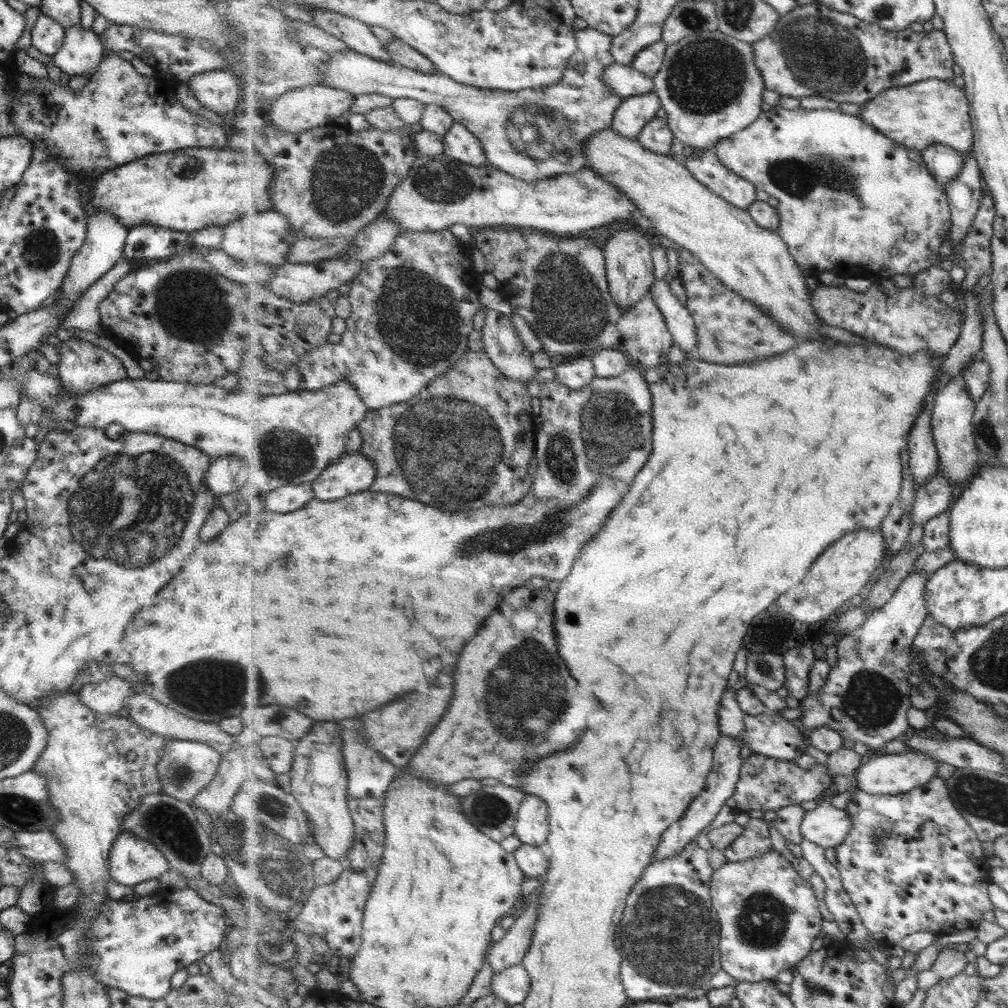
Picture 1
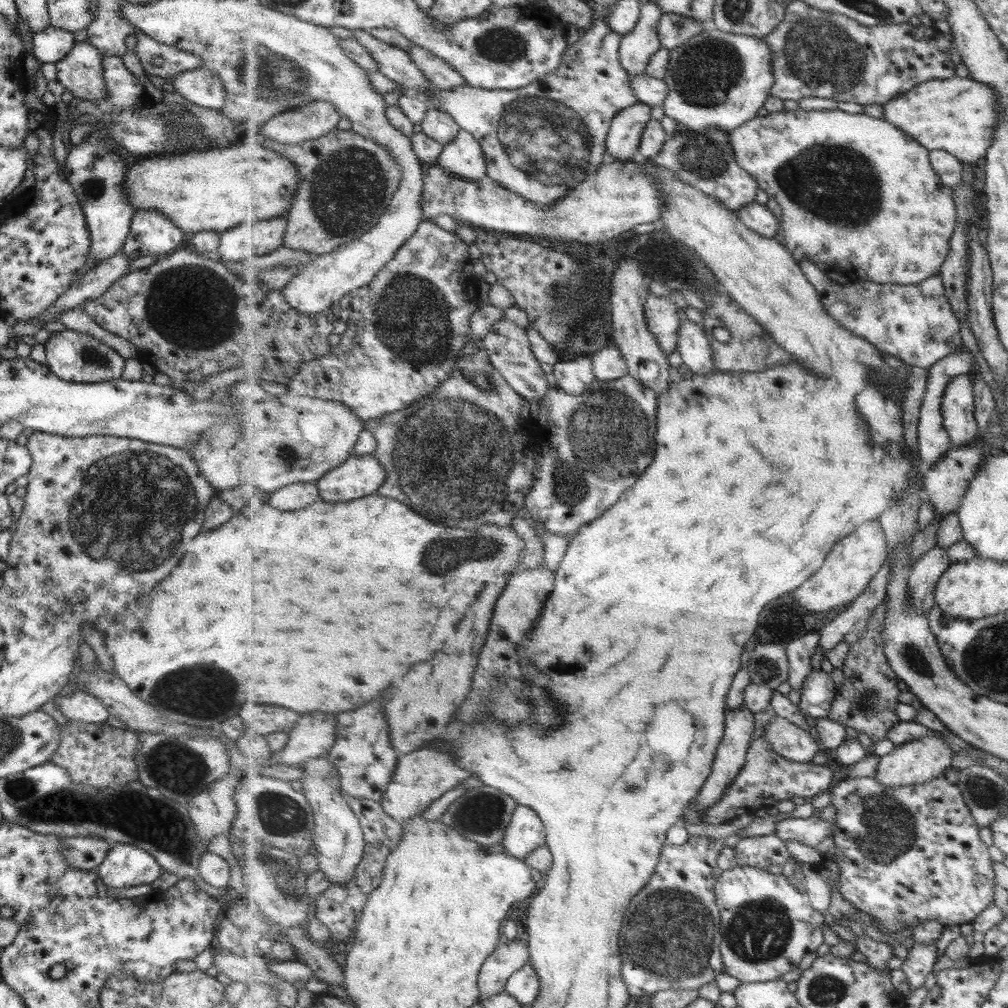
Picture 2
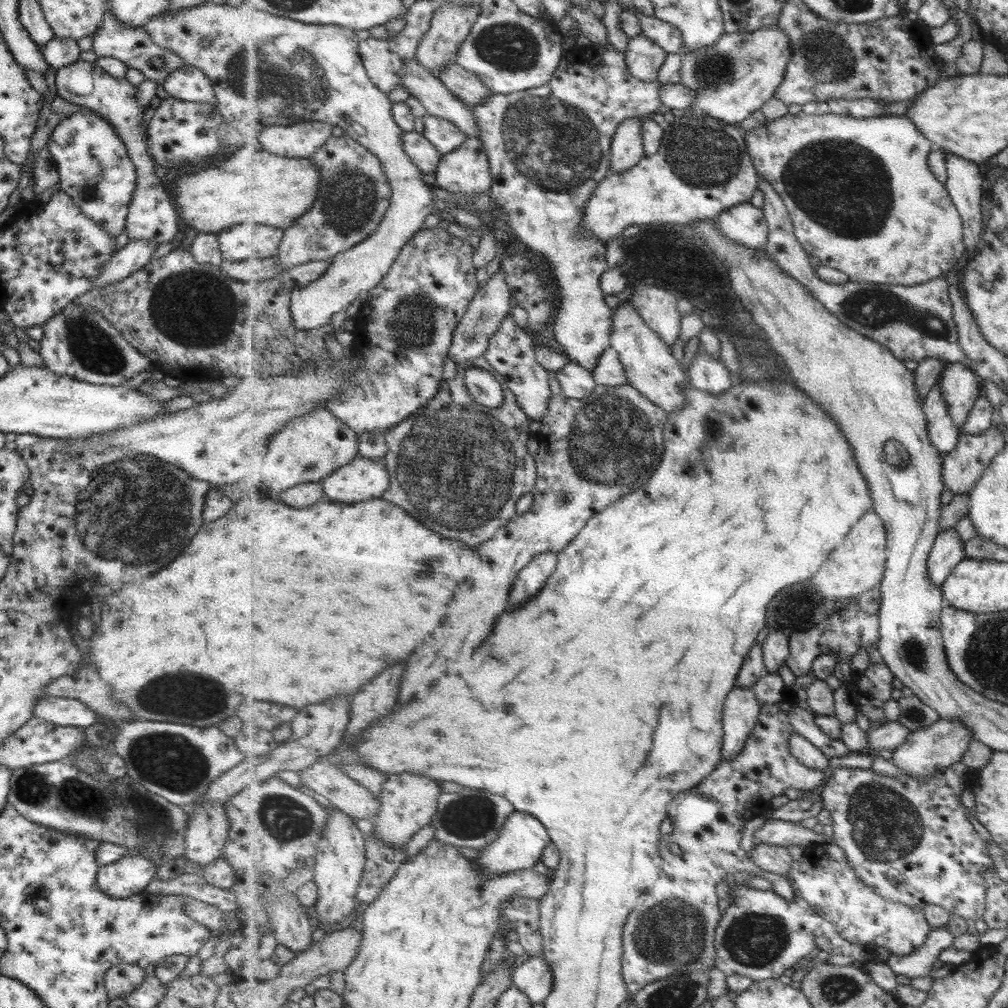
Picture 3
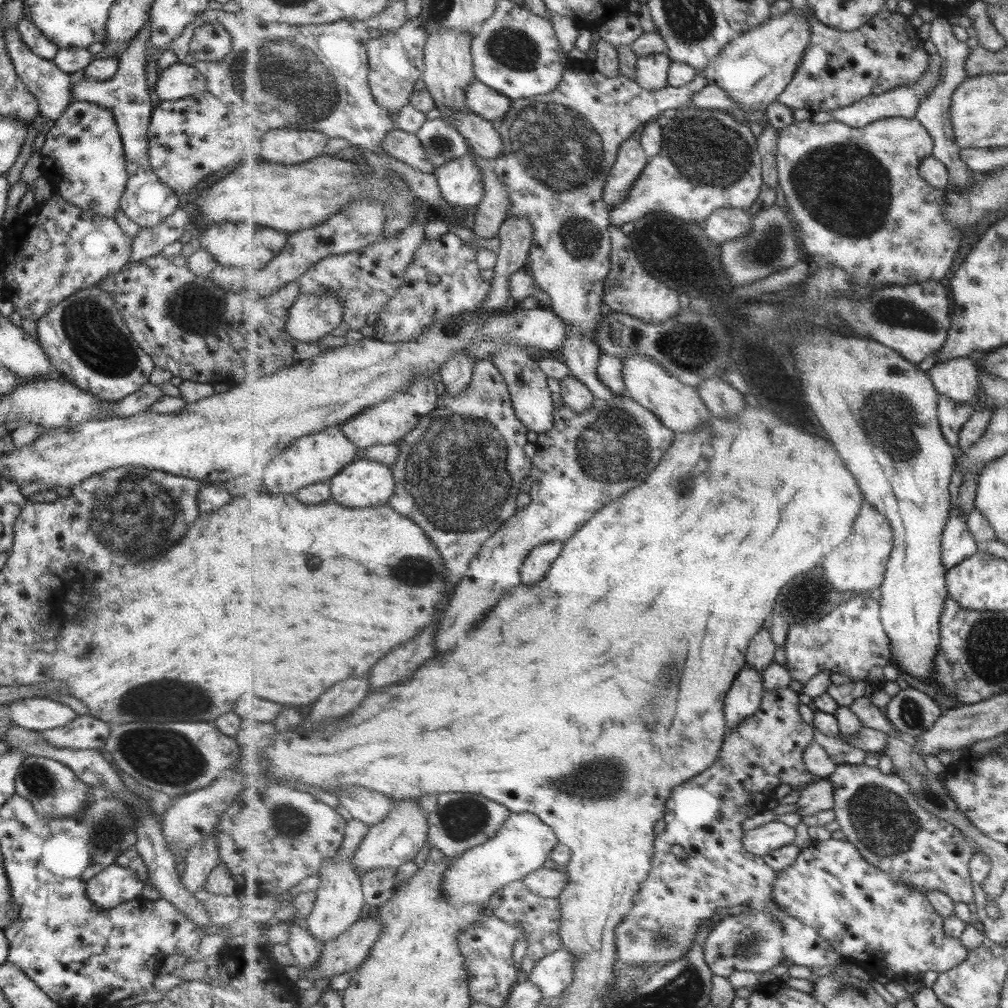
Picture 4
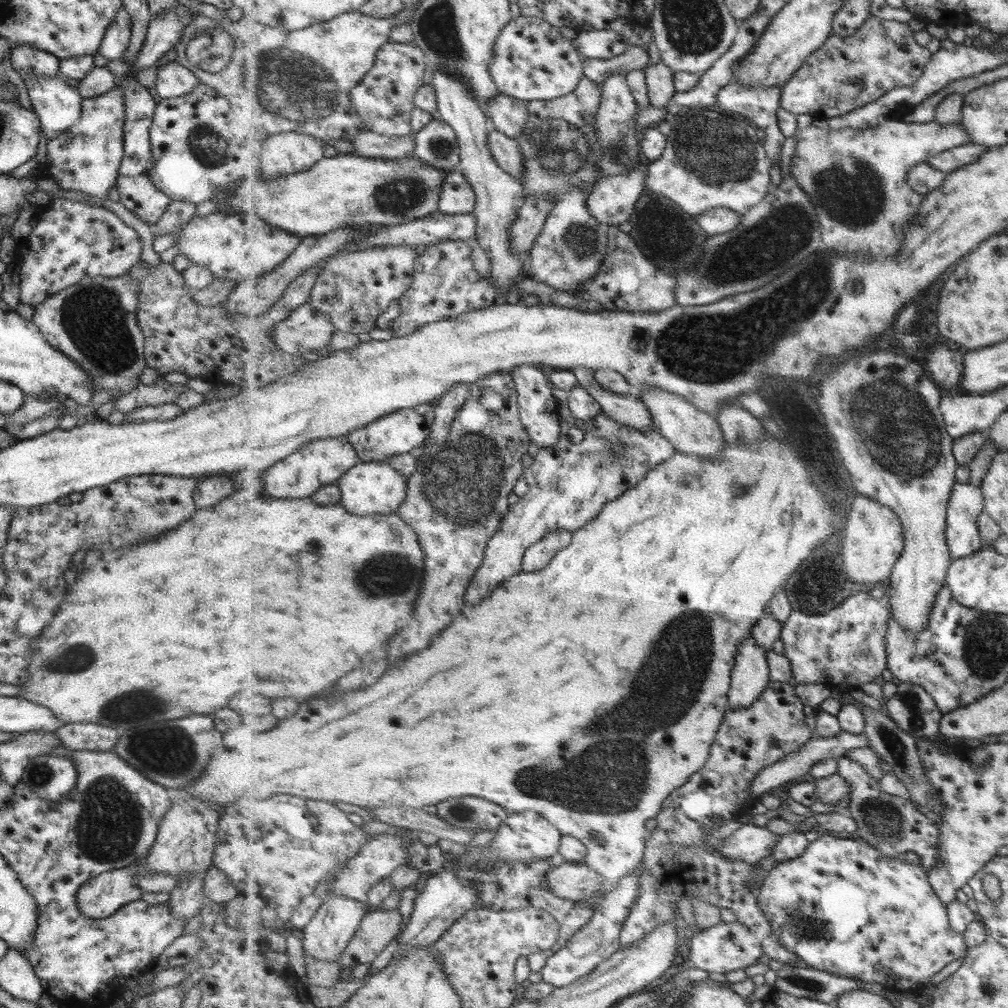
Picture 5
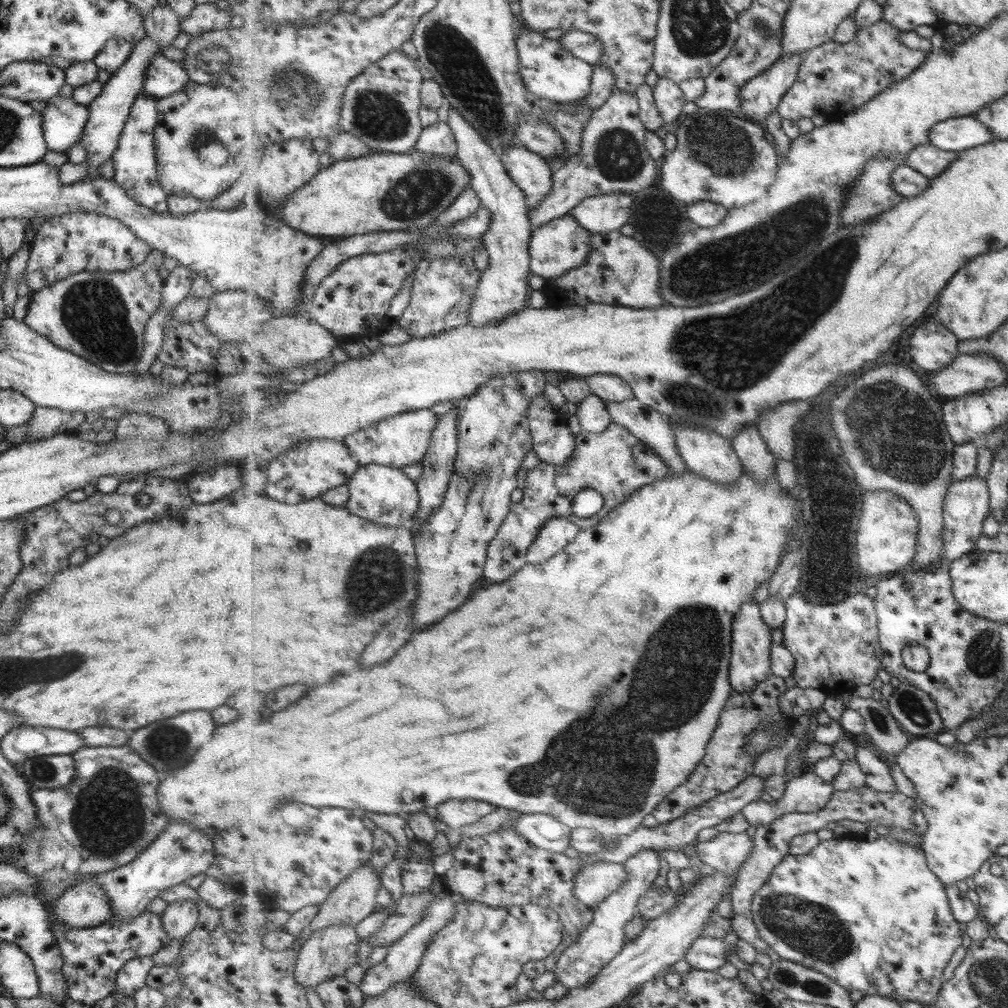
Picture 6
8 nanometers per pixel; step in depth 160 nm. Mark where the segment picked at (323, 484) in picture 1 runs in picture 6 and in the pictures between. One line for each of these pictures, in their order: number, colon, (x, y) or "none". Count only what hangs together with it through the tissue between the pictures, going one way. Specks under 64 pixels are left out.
2: (362, 475)
3: (364, 479)
4: (365, 483)
5: (370, 488)
6: (384, 495)

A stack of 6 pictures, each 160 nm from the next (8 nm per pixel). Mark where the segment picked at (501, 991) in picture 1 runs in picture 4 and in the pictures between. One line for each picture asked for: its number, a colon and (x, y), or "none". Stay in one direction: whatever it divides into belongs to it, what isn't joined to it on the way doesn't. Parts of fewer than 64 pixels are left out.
2: (524, 986)
3: (533, 976)
4: (553, 975)

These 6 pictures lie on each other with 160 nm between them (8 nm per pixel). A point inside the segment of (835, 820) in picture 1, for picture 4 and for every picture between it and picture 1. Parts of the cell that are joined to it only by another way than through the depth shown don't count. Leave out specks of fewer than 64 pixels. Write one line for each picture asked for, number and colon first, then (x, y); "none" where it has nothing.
2: (811, 831)
3: (780, 832)
4: (762, 840)

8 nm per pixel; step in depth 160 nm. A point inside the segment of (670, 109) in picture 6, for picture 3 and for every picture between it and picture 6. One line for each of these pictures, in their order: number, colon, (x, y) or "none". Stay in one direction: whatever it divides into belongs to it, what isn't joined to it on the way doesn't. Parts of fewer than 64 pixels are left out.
3: (645, 58)
4: (652, 71)
5: (661, 81)

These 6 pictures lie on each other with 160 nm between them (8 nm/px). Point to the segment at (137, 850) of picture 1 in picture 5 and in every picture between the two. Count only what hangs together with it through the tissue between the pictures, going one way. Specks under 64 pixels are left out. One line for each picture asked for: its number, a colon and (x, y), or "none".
2: (124, 866)
3: (129, 876)
4: (114, 885)
5: (99, 897)

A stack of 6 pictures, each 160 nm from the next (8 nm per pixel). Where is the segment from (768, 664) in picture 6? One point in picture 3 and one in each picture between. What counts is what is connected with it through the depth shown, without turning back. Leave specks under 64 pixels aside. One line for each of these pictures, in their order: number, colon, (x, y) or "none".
3: (742, 710)
4: (744, 699)
5: (751, 675)

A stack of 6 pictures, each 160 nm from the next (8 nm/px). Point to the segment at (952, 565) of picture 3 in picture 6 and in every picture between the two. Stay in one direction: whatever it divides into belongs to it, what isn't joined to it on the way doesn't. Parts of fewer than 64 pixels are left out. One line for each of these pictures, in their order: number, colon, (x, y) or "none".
4: (958, 544)
5: (967, 503)
6: (966, 506)

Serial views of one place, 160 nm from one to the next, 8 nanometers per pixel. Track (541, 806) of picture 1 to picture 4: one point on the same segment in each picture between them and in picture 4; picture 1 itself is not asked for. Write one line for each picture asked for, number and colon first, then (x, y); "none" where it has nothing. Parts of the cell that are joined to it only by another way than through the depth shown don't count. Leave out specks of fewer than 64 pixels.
2: (527, 831)
3: (523, 839)
4: (524, 843)

